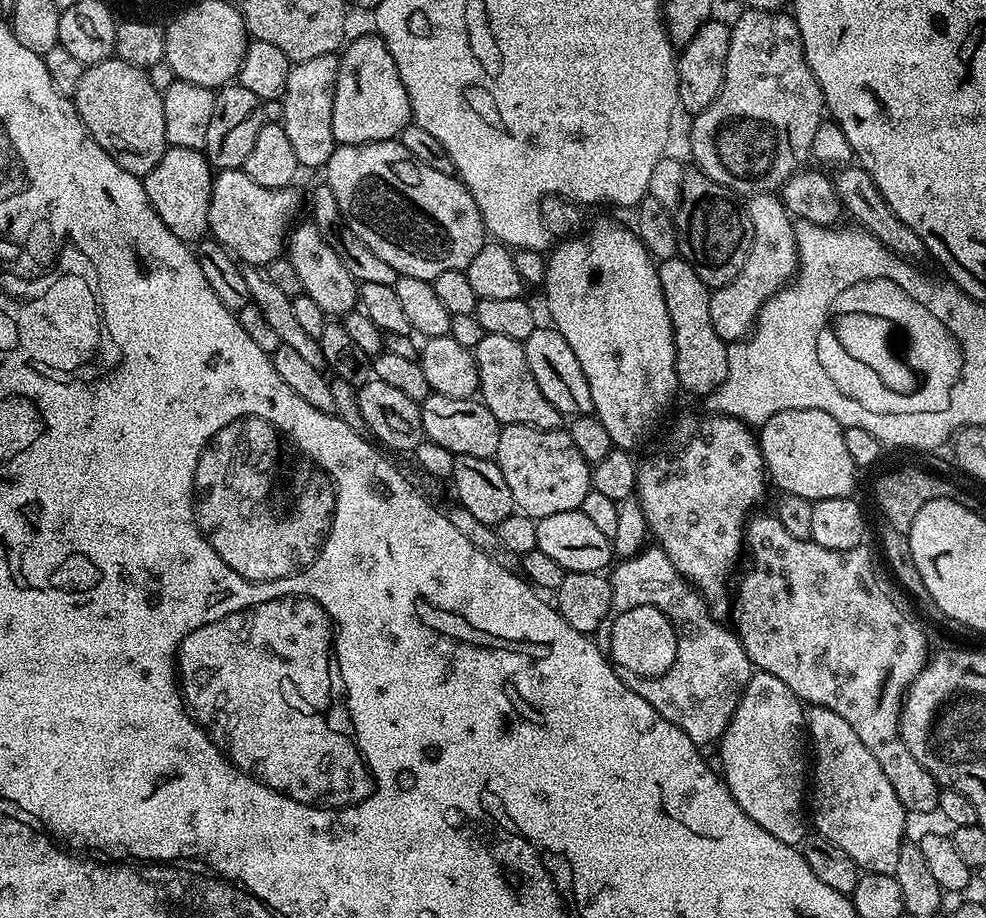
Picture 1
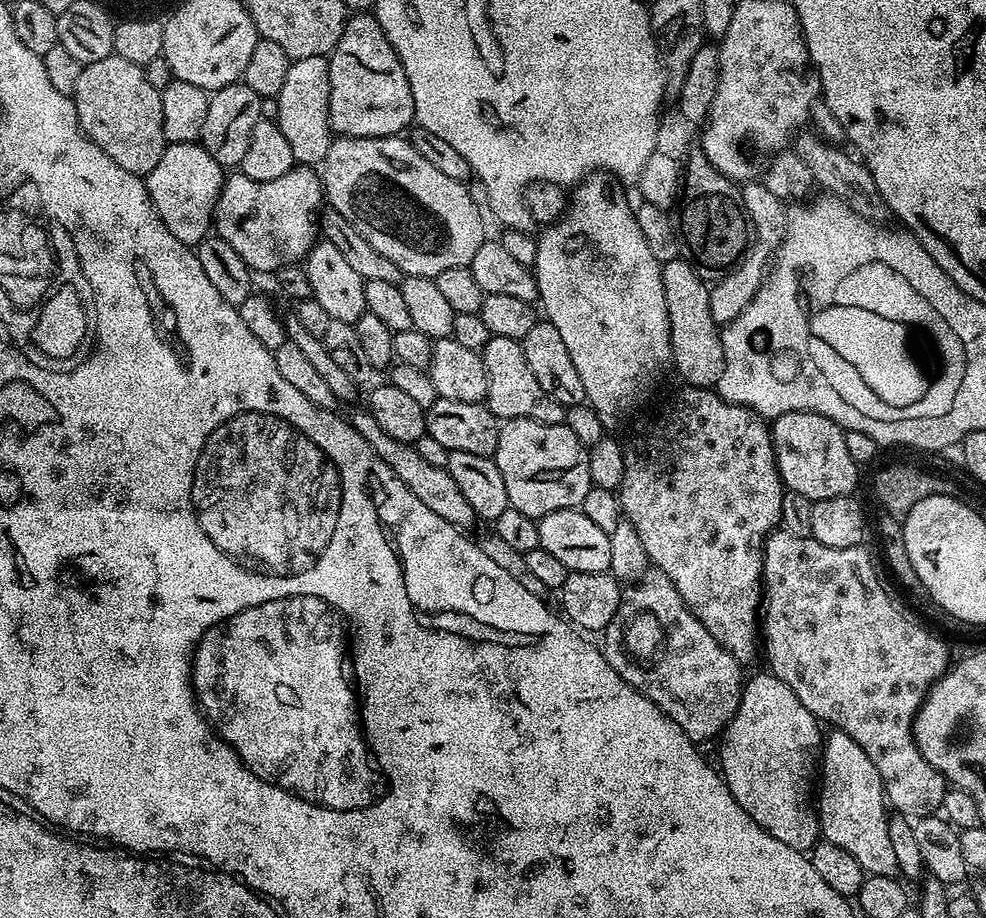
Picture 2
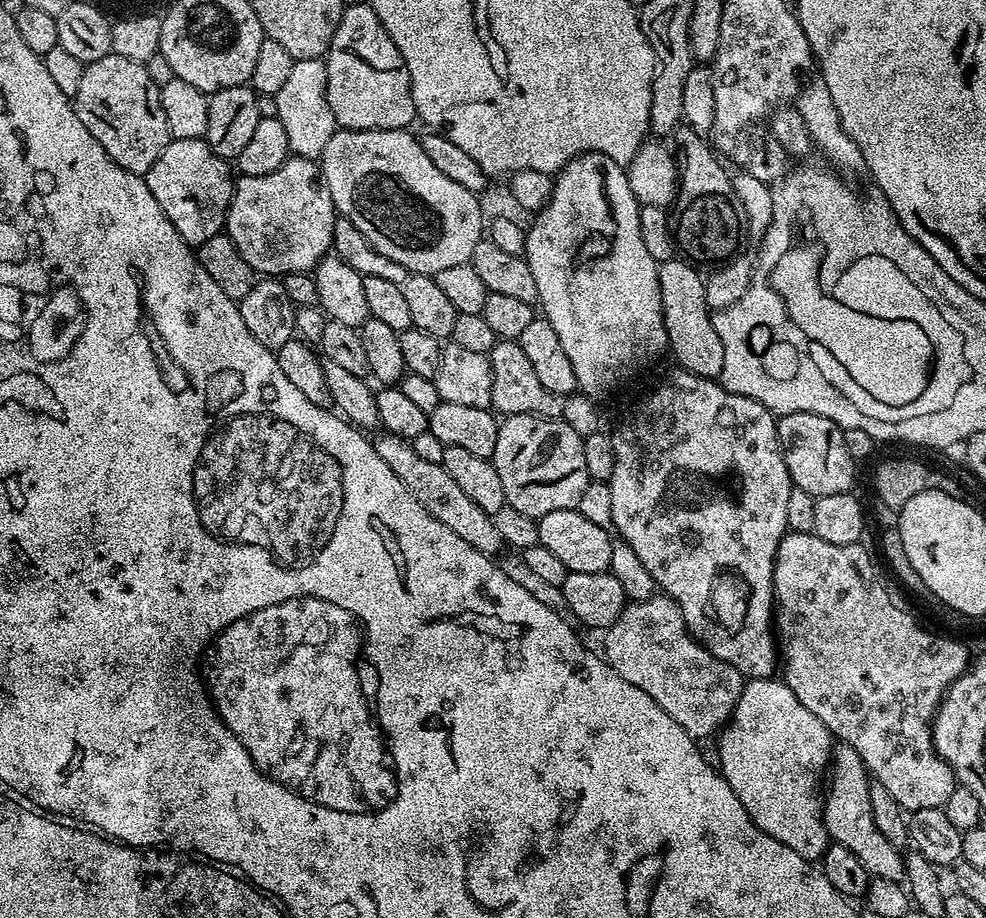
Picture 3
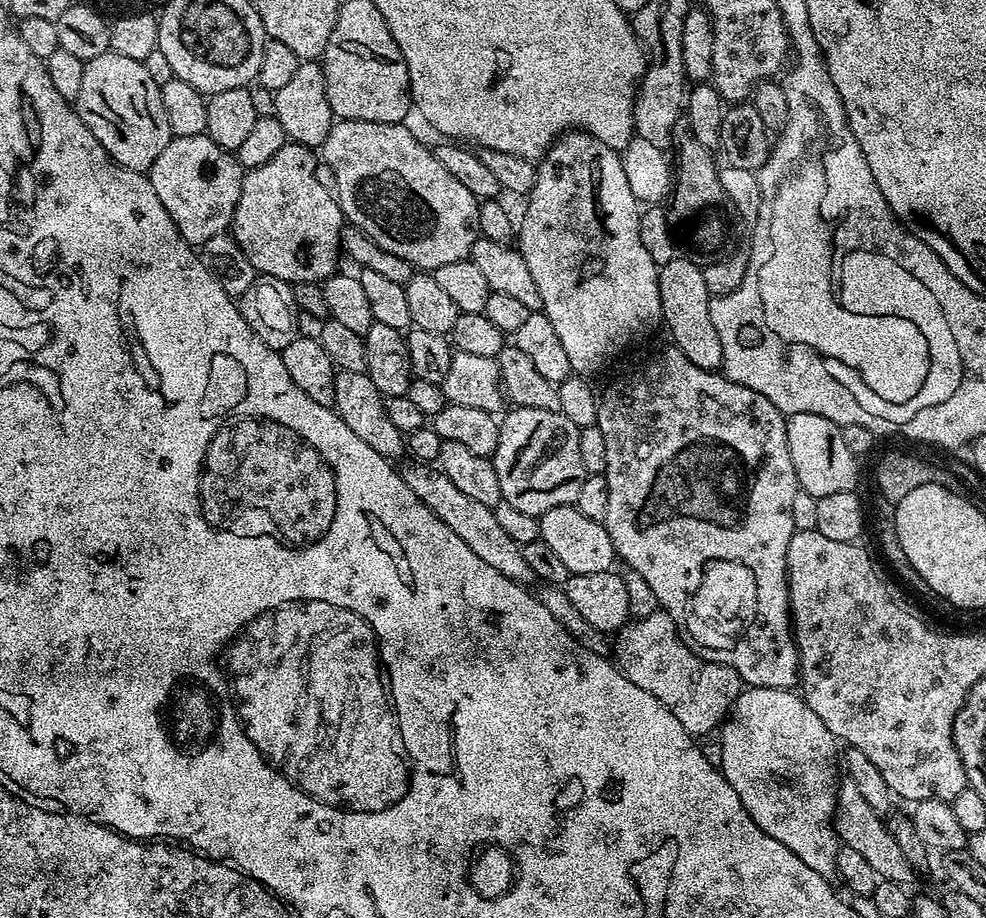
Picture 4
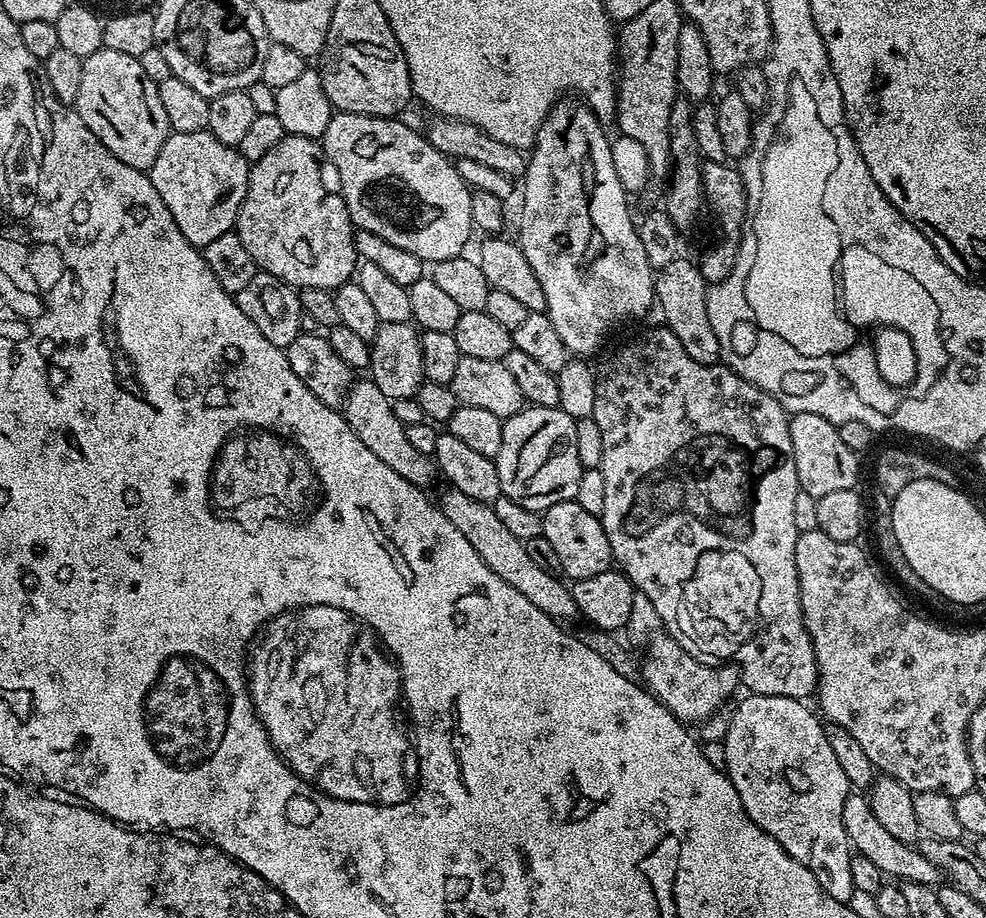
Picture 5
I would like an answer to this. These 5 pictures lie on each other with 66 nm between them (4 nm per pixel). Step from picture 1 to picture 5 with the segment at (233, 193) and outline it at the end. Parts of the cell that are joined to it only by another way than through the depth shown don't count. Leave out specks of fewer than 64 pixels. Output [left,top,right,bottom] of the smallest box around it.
[235,134,358,292]

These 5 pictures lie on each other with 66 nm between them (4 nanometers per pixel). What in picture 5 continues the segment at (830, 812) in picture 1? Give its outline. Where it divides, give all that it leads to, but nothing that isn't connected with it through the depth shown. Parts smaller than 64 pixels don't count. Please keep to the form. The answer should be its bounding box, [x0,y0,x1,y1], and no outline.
[842,794,942,886]

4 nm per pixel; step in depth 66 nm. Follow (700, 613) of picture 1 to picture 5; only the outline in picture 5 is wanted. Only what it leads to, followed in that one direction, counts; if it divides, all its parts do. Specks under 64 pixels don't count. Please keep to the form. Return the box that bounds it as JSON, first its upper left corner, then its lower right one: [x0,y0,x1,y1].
[638,635,741,726]

